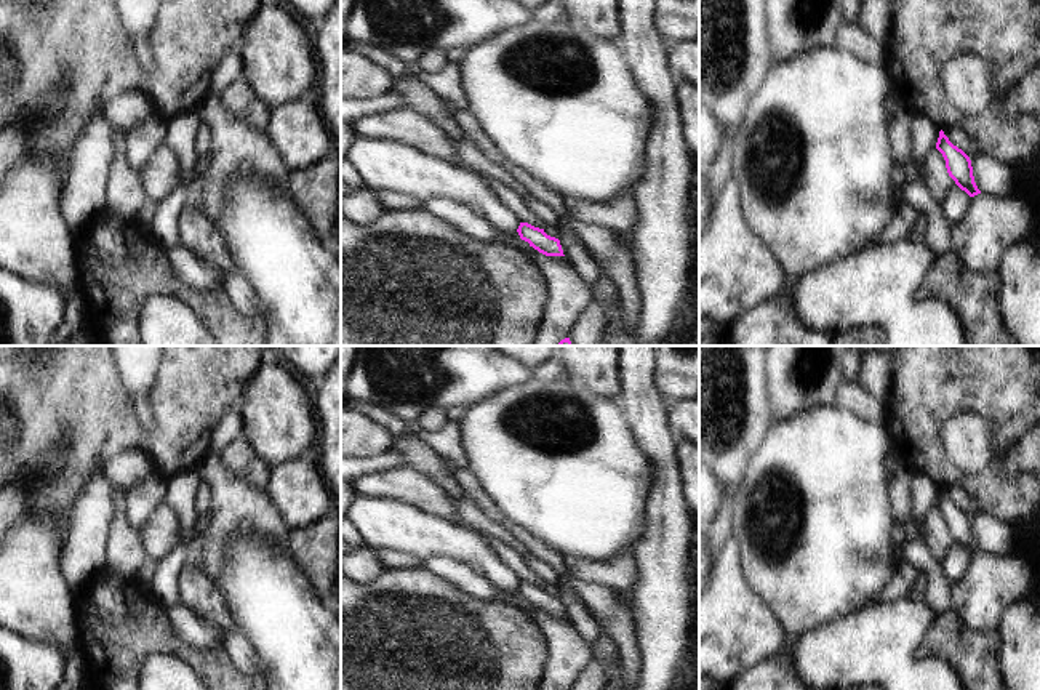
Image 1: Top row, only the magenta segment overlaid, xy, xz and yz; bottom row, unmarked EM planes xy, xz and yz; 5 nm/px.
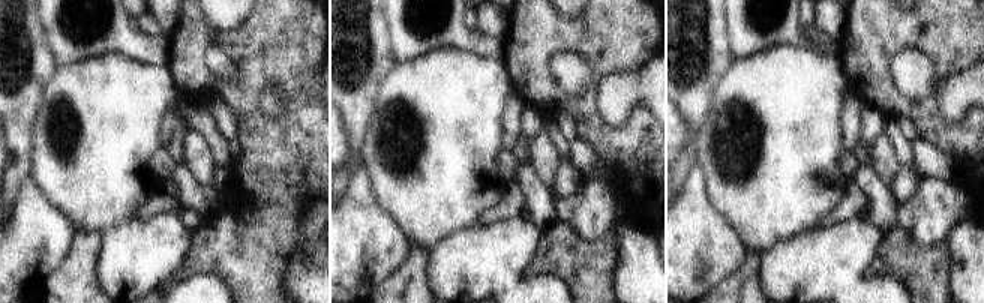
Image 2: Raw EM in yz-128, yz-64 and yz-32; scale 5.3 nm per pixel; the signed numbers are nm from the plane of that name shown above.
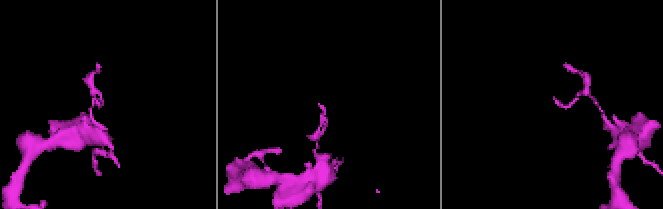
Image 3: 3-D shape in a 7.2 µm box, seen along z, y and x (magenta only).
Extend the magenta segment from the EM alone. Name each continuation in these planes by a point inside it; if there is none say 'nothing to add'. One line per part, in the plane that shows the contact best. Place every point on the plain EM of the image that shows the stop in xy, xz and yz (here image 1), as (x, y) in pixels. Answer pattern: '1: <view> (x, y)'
nothing to add

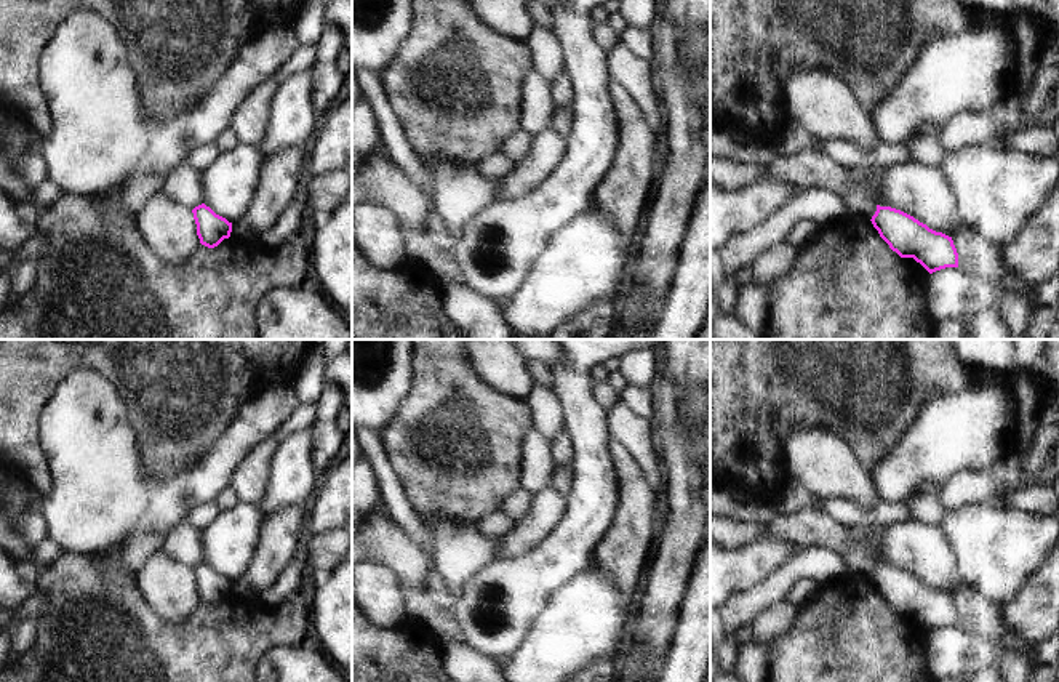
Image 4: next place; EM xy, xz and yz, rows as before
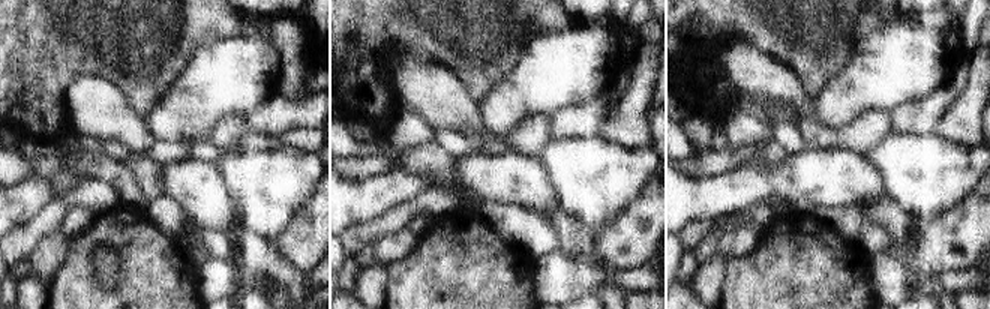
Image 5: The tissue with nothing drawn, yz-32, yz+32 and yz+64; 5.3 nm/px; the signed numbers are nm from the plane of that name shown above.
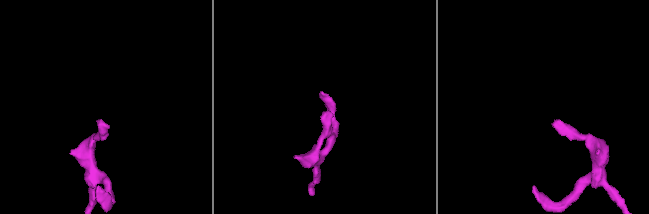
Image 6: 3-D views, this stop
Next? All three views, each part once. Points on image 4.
nothing to add

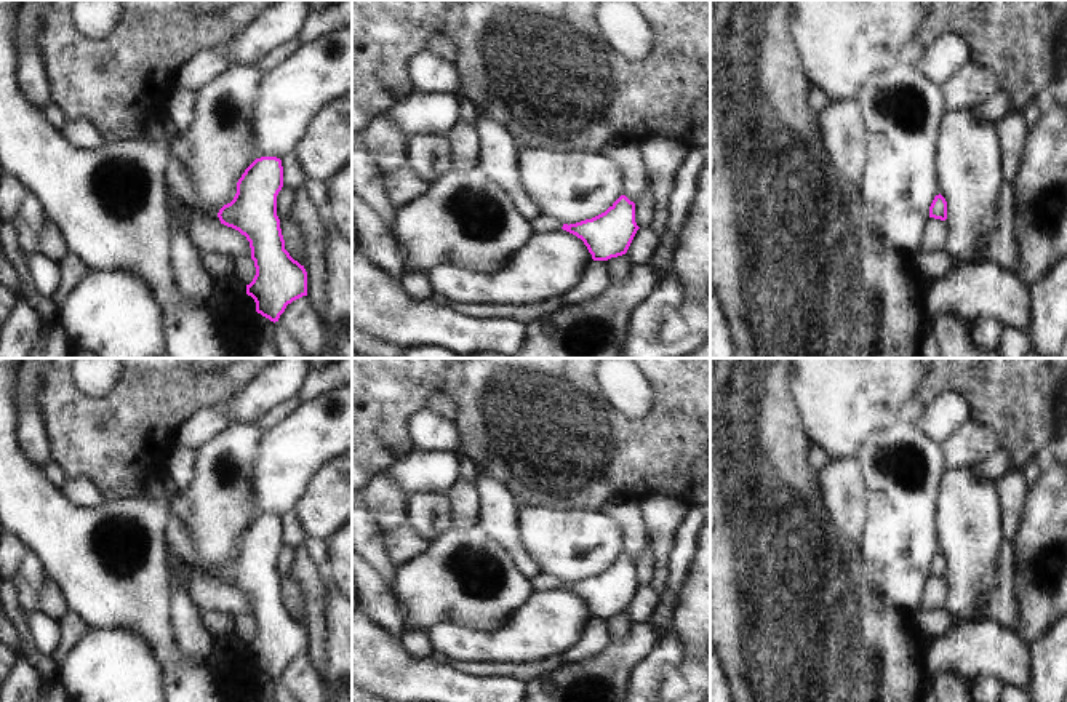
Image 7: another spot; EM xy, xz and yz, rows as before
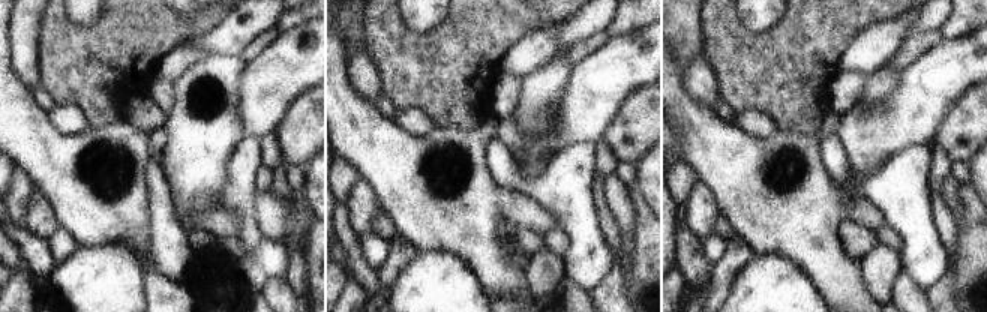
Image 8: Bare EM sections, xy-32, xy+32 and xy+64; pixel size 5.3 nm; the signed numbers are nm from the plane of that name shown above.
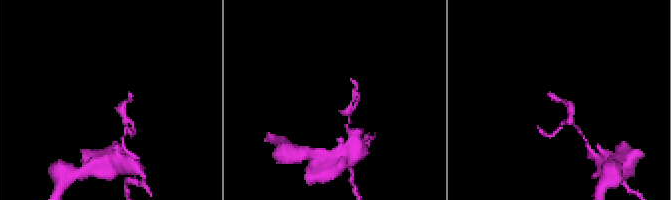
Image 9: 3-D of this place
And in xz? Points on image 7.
1: xz (541, 582)

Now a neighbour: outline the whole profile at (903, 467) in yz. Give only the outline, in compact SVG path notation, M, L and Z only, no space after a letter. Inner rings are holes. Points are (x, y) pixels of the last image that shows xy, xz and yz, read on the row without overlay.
M897 417L875 430L861 445L856 461L862 470L869 515L859 548L873 593L894 612L920 609L929 564L939 544L936 539L936 502L945 472L942 445L931 440L918 425Z

